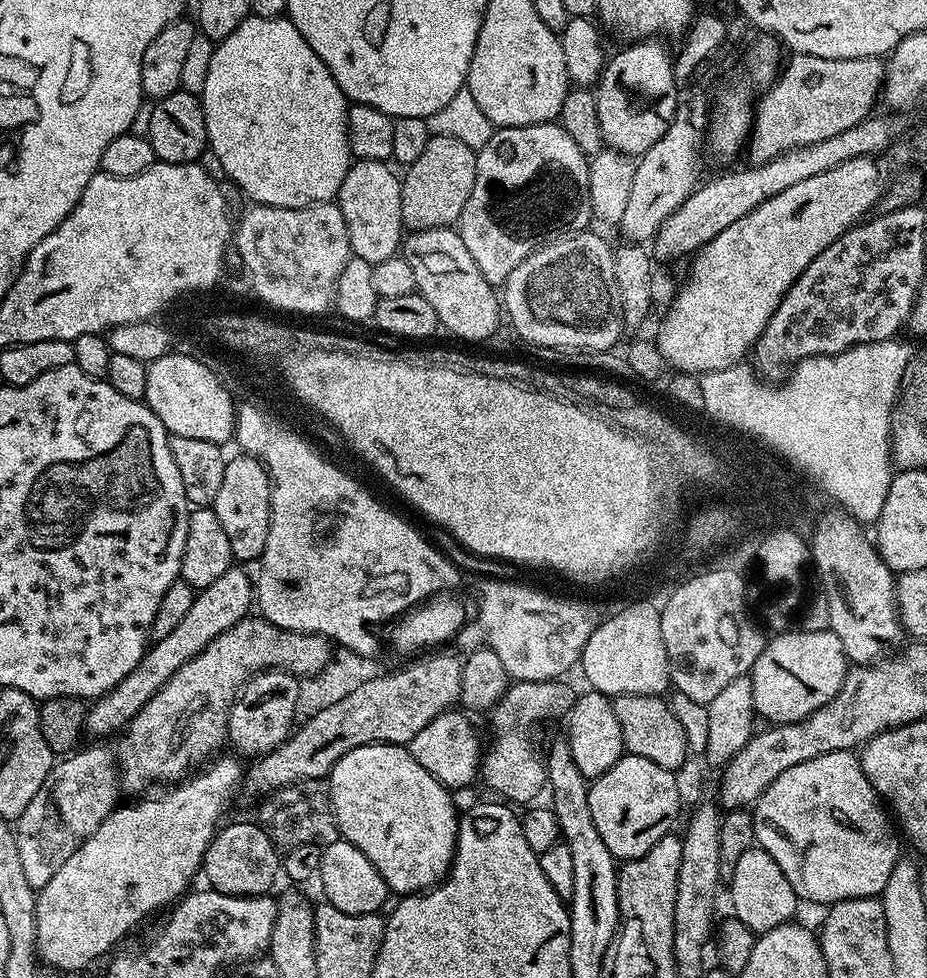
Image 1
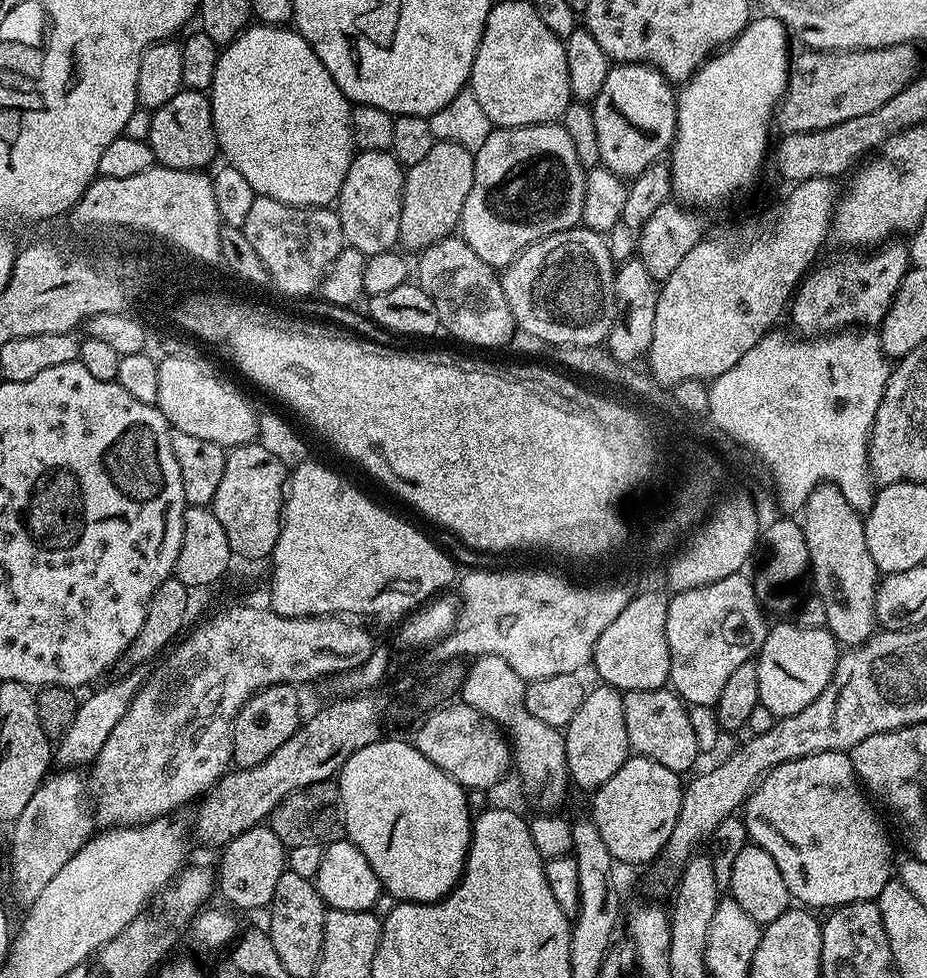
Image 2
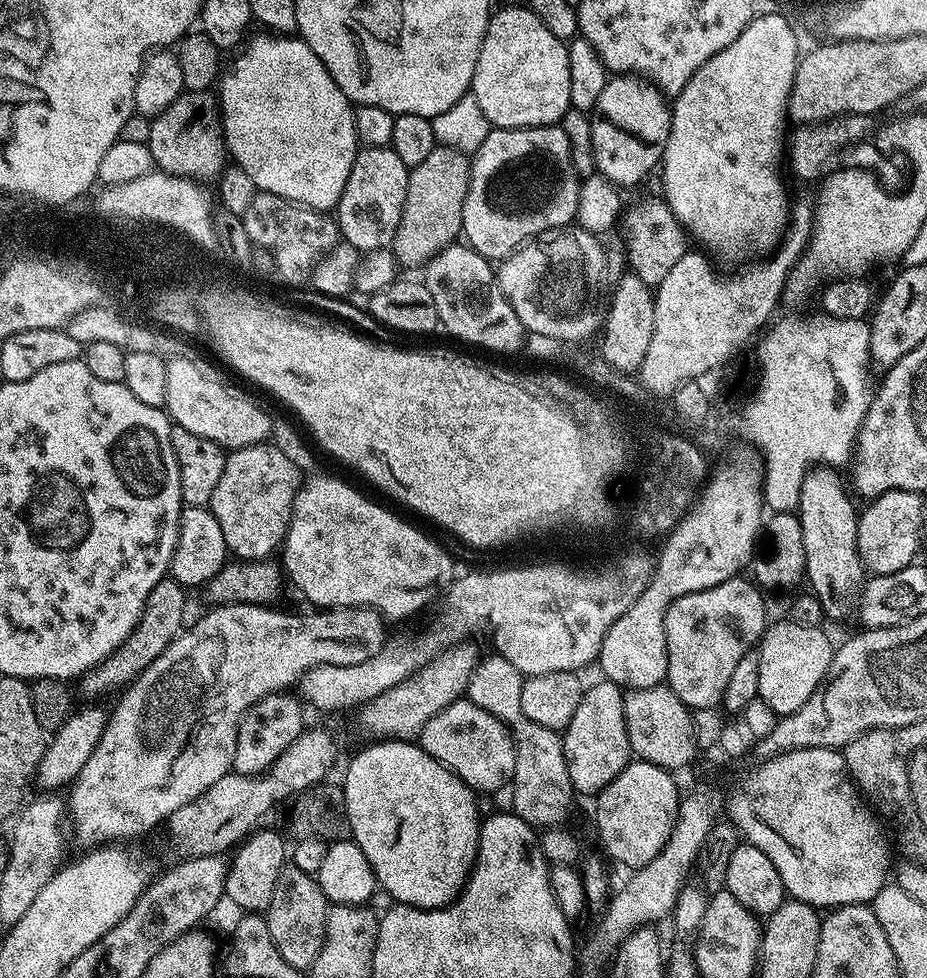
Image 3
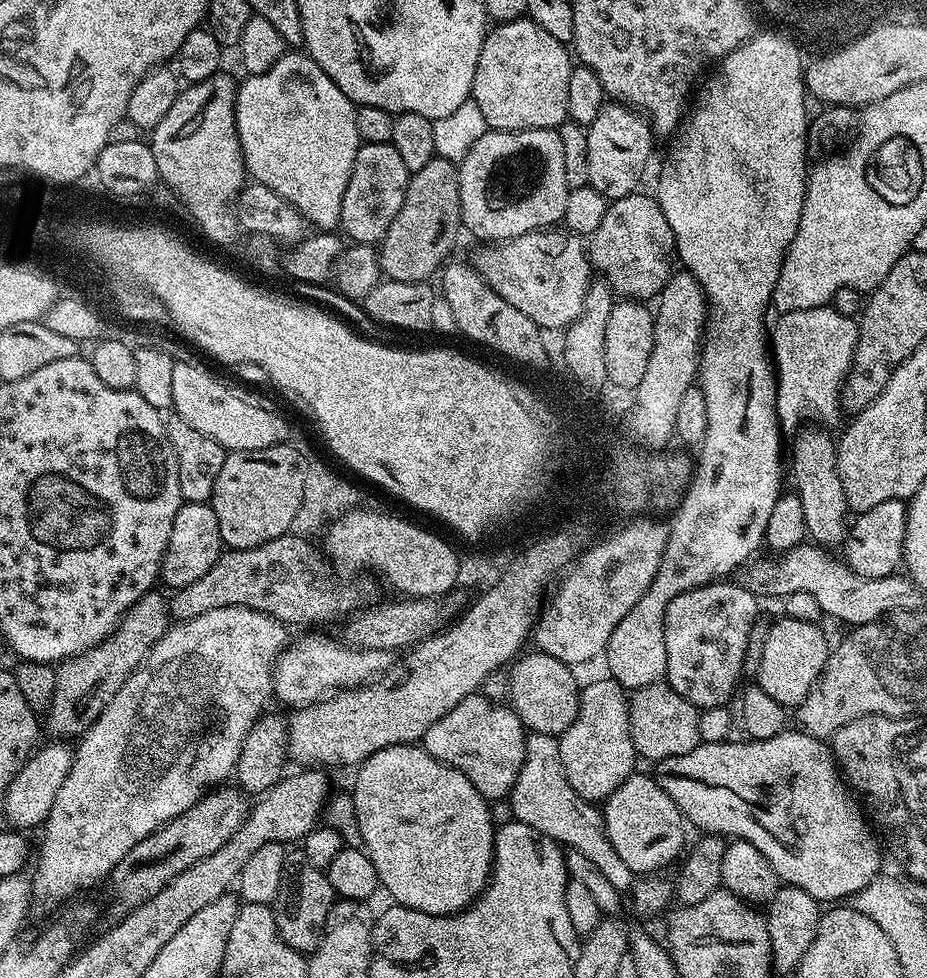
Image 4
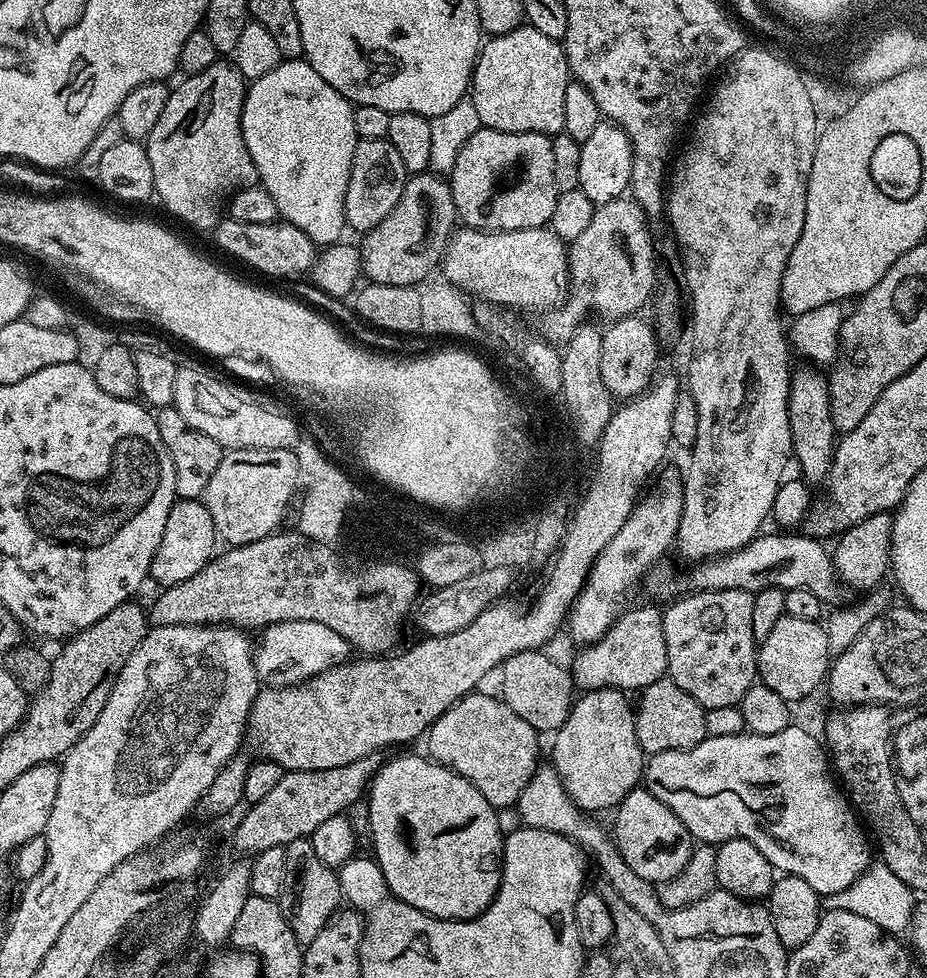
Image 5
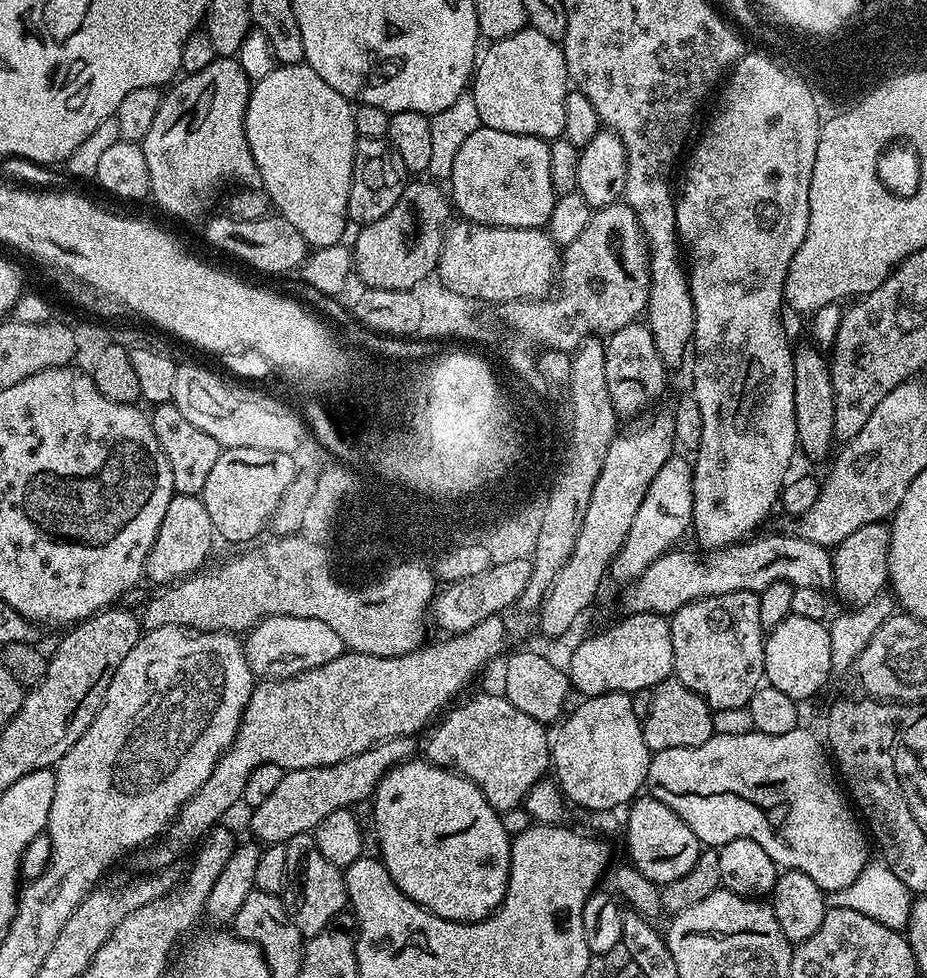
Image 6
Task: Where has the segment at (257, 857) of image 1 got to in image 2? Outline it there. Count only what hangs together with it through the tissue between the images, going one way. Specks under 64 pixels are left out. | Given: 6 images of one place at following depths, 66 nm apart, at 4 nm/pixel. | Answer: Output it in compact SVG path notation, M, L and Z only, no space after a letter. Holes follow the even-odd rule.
M267 823L257 824L256 827L238 834L229 844L223 845L220 854L220 872L218 868L219 895L224 895L229 900L227 903L233 909L267 909L274 898L274 889L278 887L278 878L282 878L282 874L286 871L286 849L282 841L278 838L278 834L274 834L274 830Z

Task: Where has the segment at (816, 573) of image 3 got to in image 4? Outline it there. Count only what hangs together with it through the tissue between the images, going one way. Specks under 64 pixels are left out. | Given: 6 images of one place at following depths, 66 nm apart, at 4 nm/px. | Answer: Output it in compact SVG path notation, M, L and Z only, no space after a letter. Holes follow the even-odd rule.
M808 426L799 433L792 450L792 480L796 483L794 495L802 502L802 514L806 514L808 536L820 546L840 546L850 527L850 509L836 469L837 441L828 432L820 426Z

